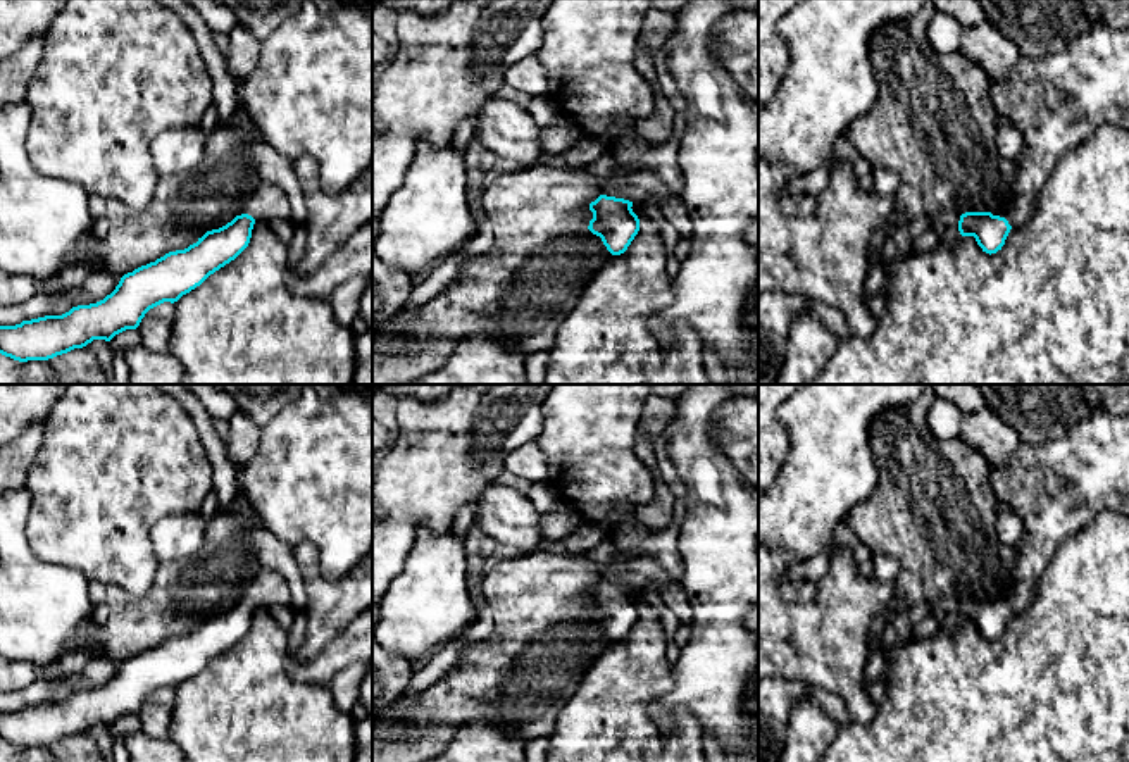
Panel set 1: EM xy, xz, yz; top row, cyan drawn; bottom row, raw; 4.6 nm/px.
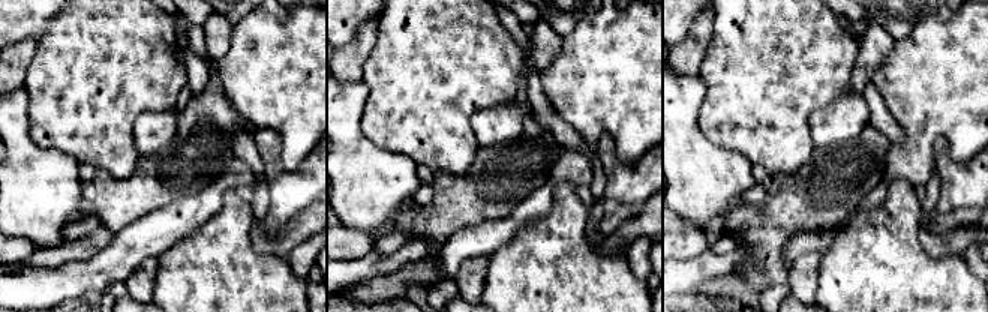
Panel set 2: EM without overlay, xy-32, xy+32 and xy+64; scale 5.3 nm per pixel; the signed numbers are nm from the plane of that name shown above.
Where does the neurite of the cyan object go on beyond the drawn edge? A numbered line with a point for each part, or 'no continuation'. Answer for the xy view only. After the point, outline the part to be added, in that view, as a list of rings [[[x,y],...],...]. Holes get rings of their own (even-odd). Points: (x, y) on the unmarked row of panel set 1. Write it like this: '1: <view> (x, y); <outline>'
1: xy (268, 588); [[[262,567],[259,574],[252,579],[250,586],[238,598],[238,602],[248,600],[257,605],[281,605],[290,607],[291,593],[284,578],[267,567]]]

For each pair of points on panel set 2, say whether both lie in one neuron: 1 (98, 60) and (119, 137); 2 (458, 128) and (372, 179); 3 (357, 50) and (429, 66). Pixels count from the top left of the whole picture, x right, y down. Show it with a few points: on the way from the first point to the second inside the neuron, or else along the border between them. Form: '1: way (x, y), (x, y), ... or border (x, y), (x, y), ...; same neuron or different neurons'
1: way (98, 80), (102, 89), (102, 117); same neuron
2: border (377, 144), (407, 155), (416, 165); different neurons
3: border (378, 20), (374, 48), (360, 78); different neurons

